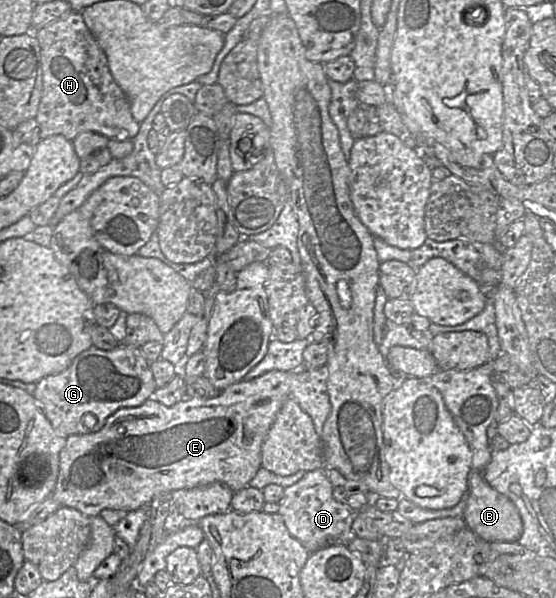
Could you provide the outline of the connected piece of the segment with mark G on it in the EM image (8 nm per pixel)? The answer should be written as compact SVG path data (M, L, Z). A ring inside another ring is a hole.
M120 343L112 350L91 346L76 356L64 371L37 382L33 397L42 407L55 432L68 437L98 432L110 415L120 408L143 404L153 398L156 388L150 362L143 356L140 348ZM88 413L96 417L96 424L90 428L83 423L83 418Z

